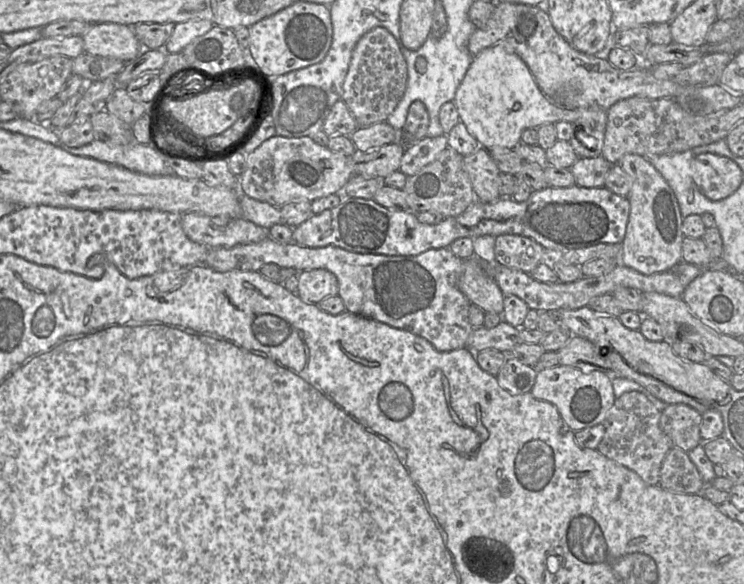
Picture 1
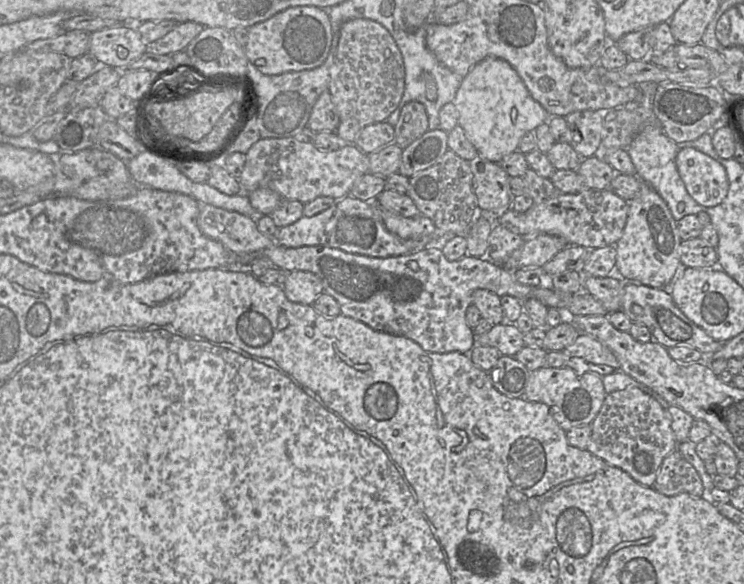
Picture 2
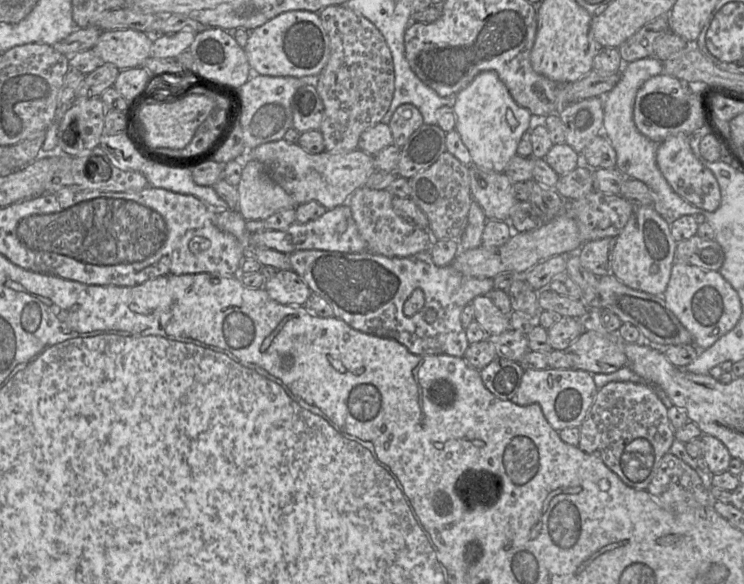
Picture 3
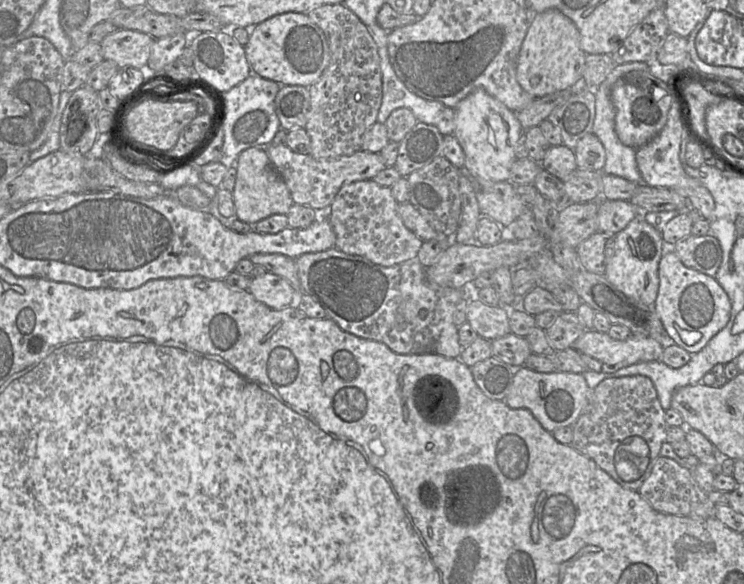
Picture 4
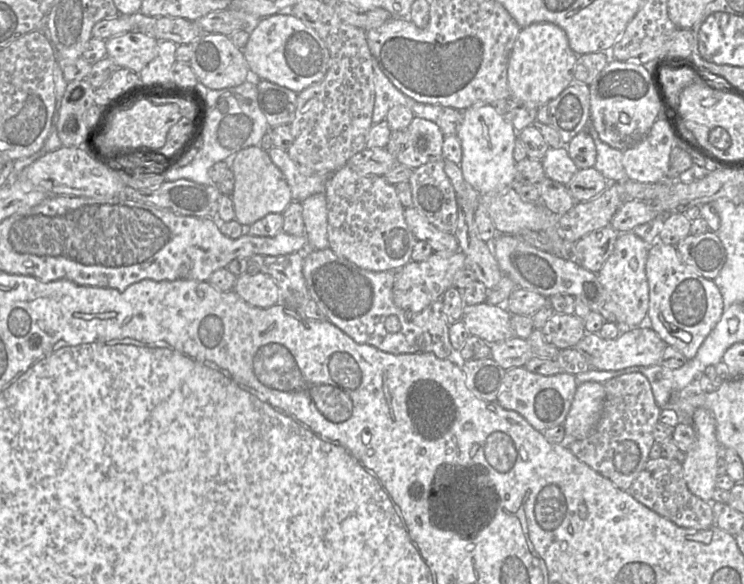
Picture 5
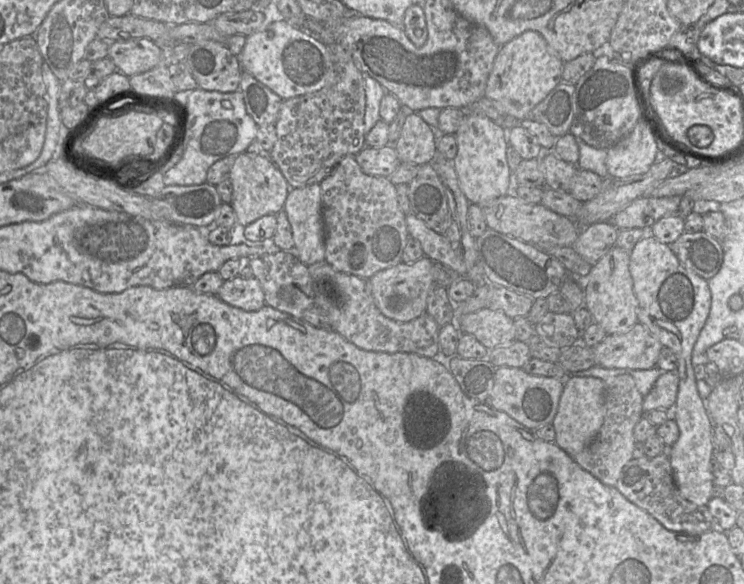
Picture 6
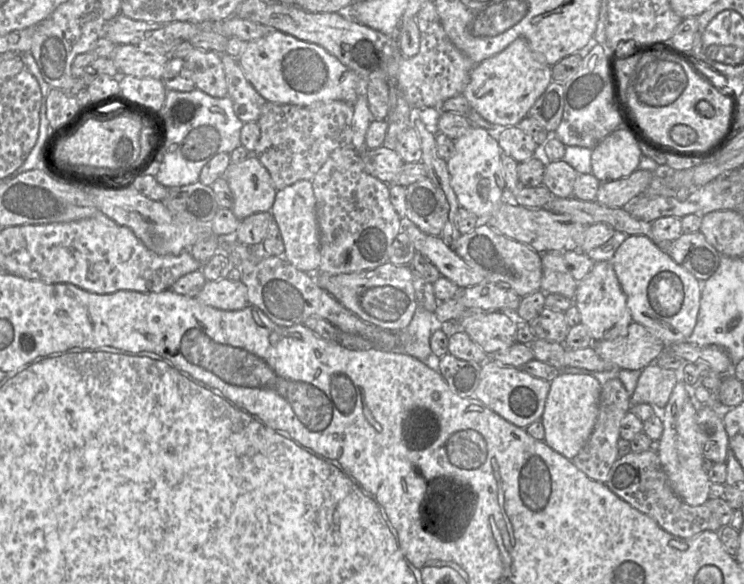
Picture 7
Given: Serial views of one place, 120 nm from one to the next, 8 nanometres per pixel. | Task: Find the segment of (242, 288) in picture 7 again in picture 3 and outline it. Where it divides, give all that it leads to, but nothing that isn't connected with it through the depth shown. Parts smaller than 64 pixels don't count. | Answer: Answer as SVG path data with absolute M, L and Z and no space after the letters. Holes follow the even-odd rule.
M292 269L278 270L263 289L277 303L289 306L304 305L311 294L307 284Z

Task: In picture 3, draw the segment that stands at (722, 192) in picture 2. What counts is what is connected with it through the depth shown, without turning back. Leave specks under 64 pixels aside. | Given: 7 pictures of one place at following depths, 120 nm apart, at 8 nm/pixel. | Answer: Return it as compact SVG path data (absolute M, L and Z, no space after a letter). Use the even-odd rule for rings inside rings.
M679 133L669 136L659 143L656 151L656 163L673 191L684 200L708 212L713 212L720 206L721 192L718 181L713 172L695 156L688 135Z

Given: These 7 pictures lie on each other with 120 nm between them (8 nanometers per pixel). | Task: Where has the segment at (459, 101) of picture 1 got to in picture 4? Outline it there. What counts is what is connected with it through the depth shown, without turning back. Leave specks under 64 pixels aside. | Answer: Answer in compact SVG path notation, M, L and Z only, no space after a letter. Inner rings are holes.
M477 89L455 107L455 130L465 154L464 171L470 177L489 181L509 181L510 170L517 159L516 143L523 132L517 113L507 108L483 89Z

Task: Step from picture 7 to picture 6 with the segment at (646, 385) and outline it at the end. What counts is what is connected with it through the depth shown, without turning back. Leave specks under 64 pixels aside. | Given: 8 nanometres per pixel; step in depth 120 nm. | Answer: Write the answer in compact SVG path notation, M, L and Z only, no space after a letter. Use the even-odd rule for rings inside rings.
M676 371L662 373L649 393L643 399L644 413L655 409L672 412L675 405L679 387L679 377Z

